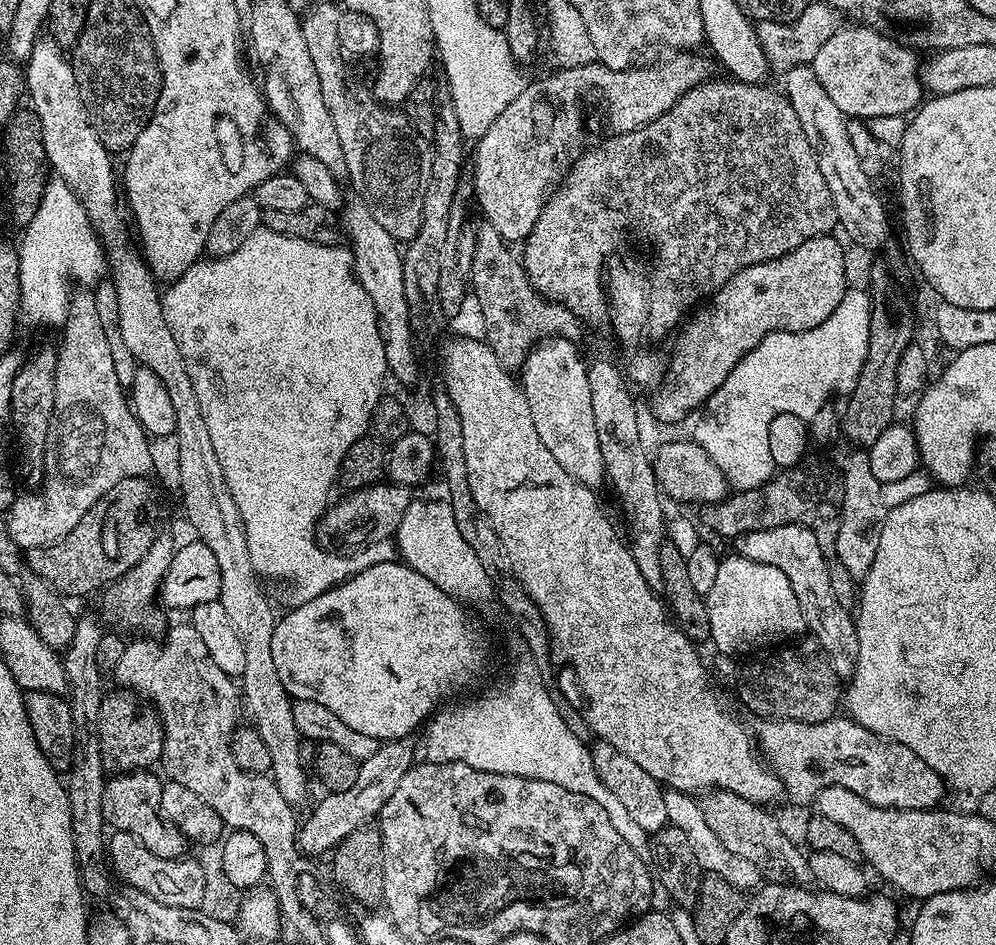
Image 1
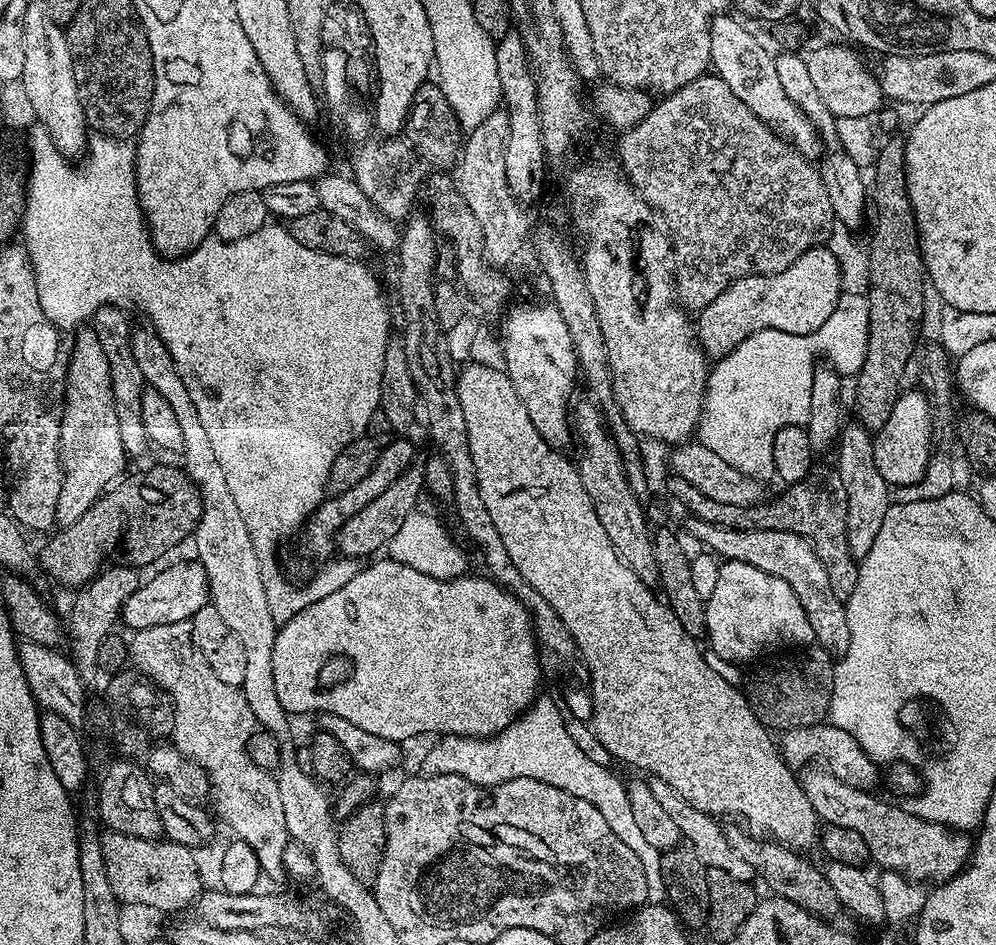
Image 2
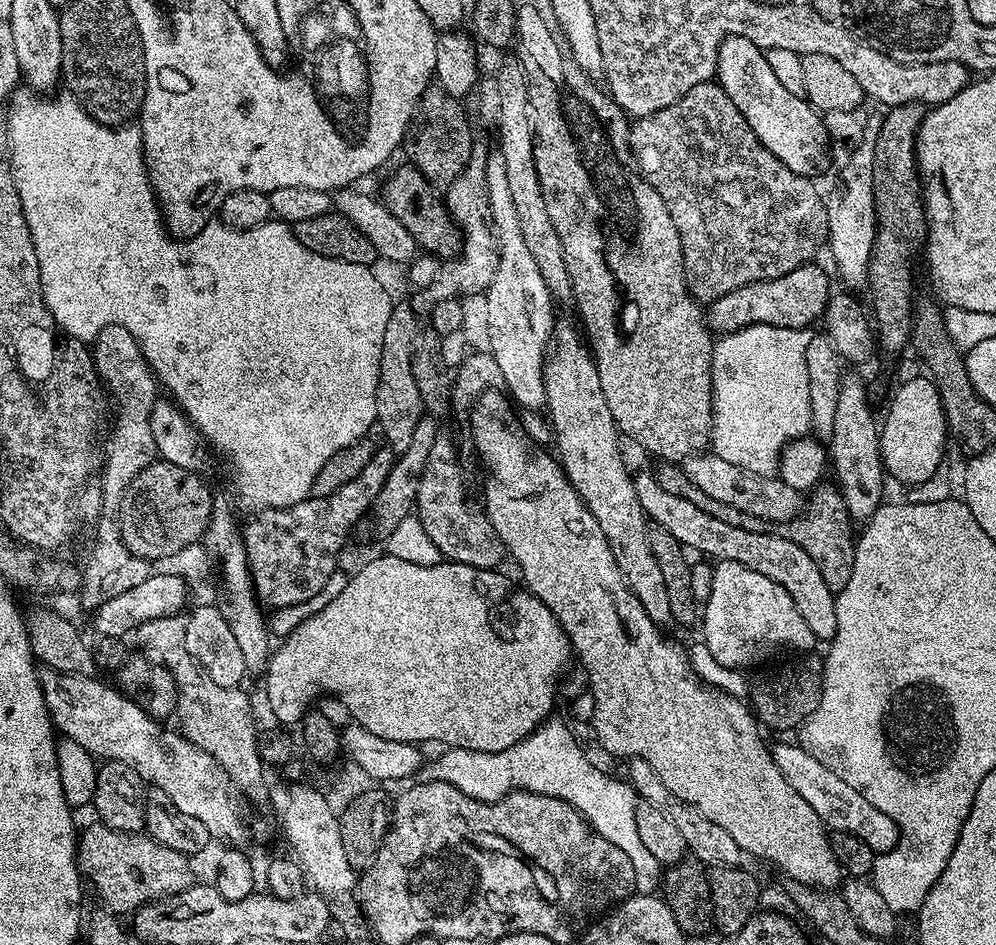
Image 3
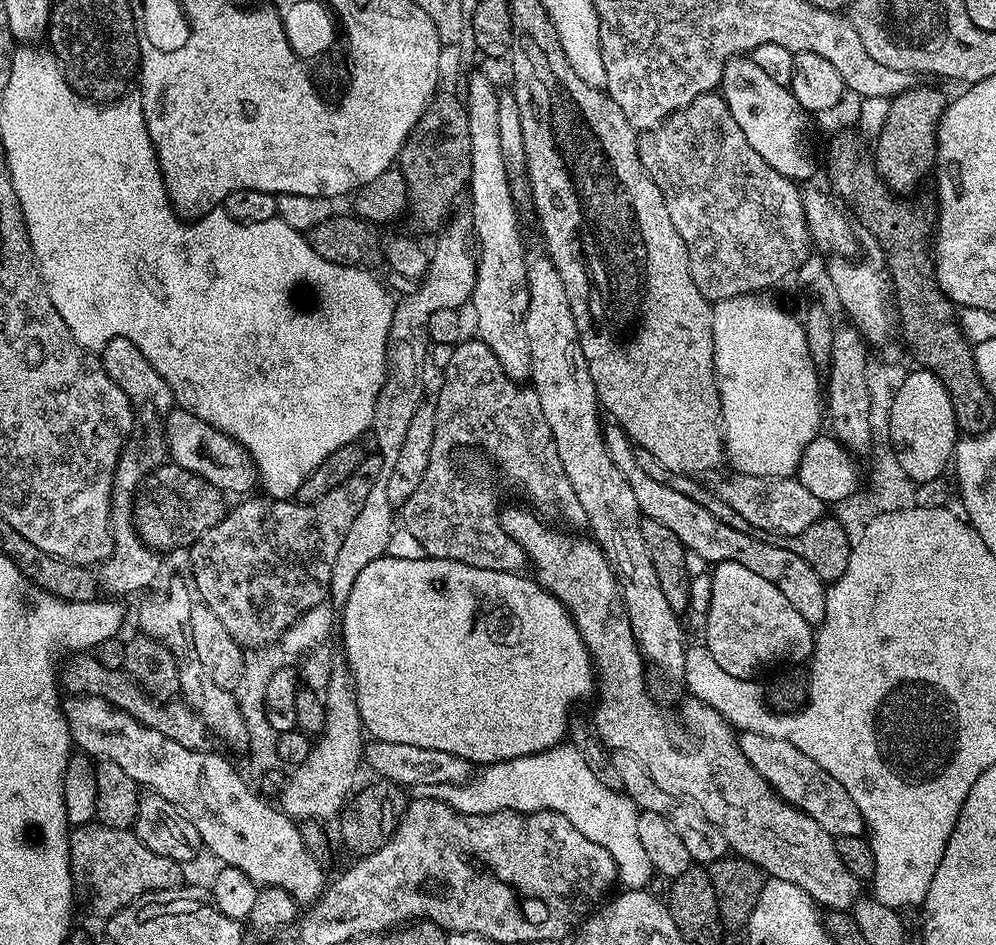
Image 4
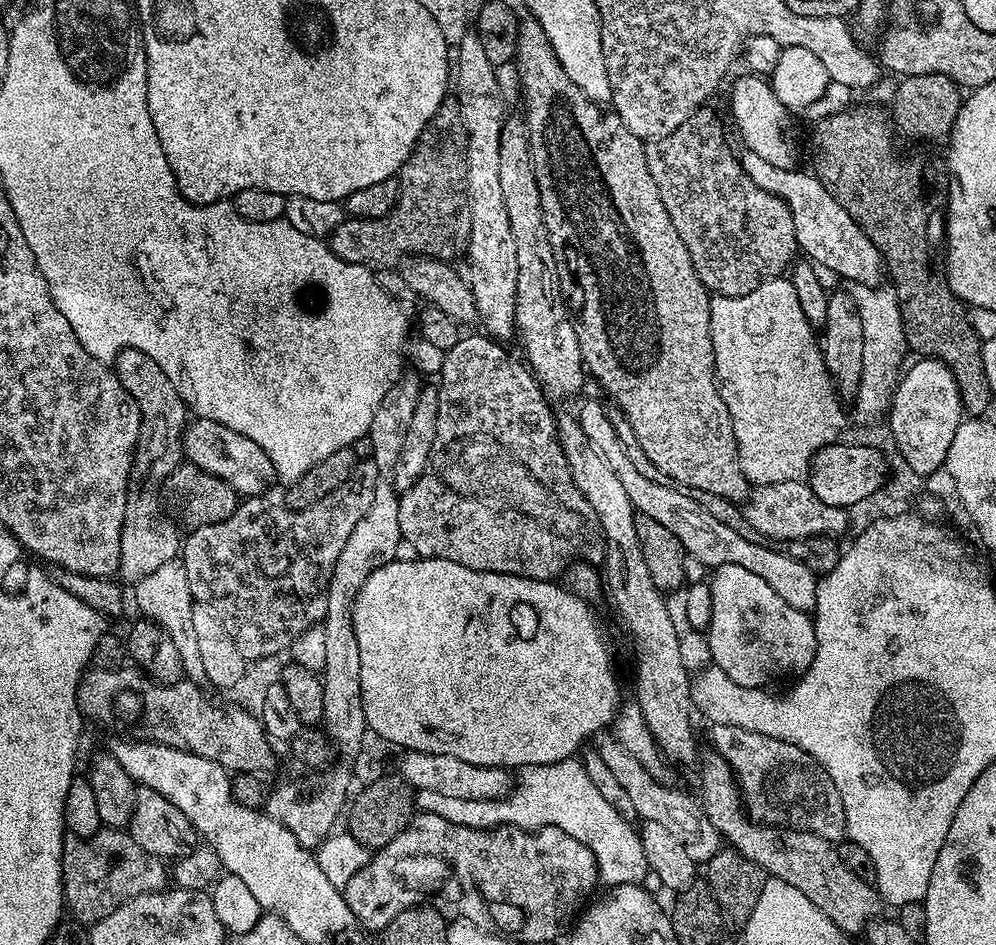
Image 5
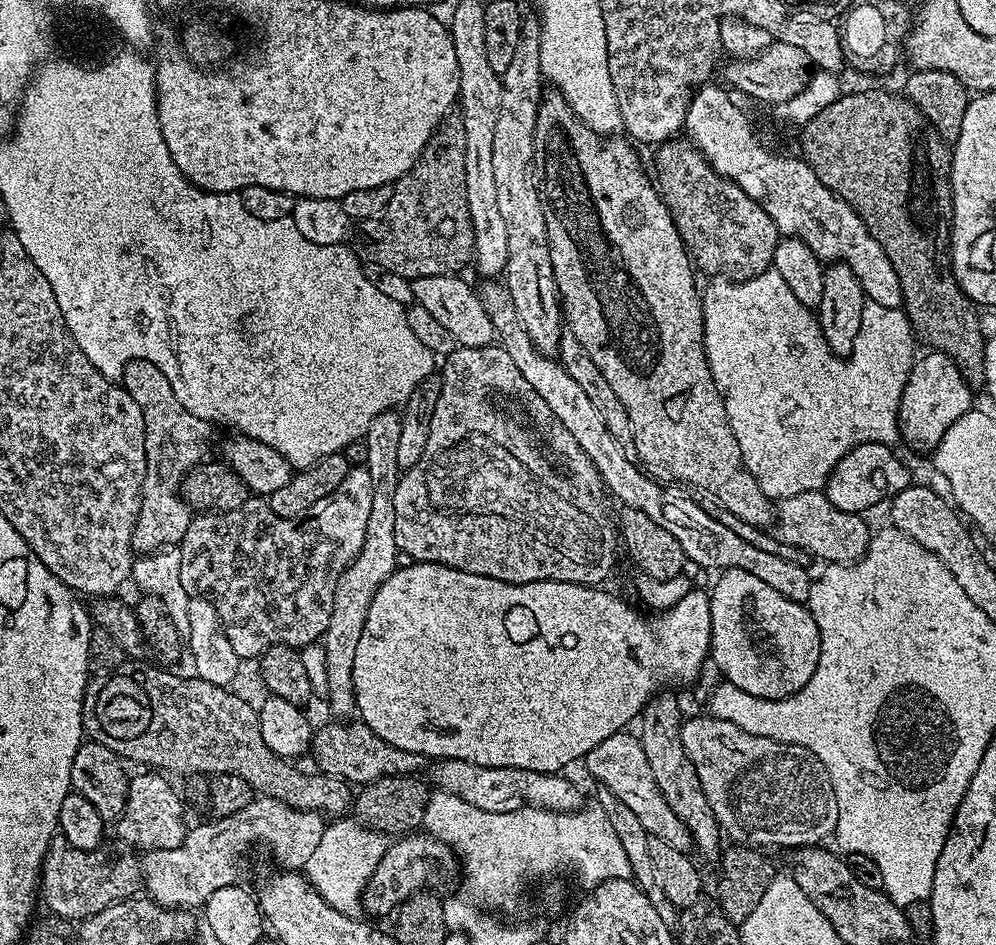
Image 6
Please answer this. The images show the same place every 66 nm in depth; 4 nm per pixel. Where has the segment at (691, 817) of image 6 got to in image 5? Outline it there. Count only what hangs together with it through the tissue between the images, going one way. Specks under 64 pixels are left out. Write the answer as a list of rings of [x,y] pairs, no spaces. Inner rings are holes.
[[[561,419],[558,427],[560,445],[566,454],[570,474],[578,490],[582,490],[582,498],[590,502],[590,510],[594,510],[600,528],[604,531],[606,555],[602,568],[606,573],[606,592],[612,595],[612,604],[621,622],[628,627],[632,644],[636,647],[634,702],[642,710],[642,718],[656,739],[664,760],[672,764],[692,764],[696,760],[696,736],[692,733],[692,680],[690,672],[688,676],[684,669],[684,652],[680,649],[681,633],[670,618],[665,595],[656,589],[654,581],[650,579],[646,558],[642,558],[642,546],[638,546],[638,534],[634,531],[637,511],[632,507],[630,497],[626,495],[614,470],[610,470],[594,446],[590,446],[579,419]]]

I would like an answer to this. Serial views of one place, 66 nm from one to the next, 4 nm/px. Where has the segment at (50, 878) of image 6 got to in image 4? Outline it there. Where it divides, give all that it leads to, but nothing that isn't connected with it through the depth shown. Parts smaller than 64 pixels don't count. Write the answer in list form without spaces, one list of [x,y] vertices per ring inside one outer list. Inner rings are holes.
[[[99,822],[81,824],[70,832],[70,862],[72,863],[72,883],[75,891],[84,895],[84,900],[101,918],[114,915],[130,902],[148,892],[161,892],[167,888],[177,887],[181,883],[181,865],[170,858],[162,858],[162,854],[154,854],[150,846],[140,841],[135,831],[127,828],[115,828]]]

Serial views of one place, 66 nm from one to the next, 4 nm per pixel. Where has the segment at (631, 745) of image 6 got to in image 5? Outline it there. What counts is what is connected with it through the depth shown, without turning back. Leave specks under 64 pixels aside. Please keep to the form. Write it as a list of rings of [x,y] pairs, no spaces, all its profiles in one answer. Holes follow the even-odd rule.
[[[609,742],[602,745],[598,748],[598,755],[602,758],[602,762],[606,762],[606,767],[614,774],[622,790],[626,790],[636,815],[641,821],[649,820],[666,826],[666,830],[670,830],[670,834],[678,838],[678,842],[682,842],[686,854],[690,854],[690,858],[697,862],[707,862],[720,851],[722,837],[719,830],[708,821],[701,807],[695,801],[693,803],[690,797],[667,788],[667,783],[652,777],[646,767],[618,743]]]

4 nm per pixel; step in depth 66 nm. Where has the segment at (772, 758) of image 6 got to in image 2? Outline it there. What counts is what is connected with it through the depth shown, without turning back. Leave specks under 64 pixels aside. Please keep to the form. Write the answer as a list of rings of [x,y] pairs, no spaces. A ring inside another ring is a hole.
[[[831,771],[812,772],[803,777],[802,783],[810,806],[814,806],[817,817],[824,824],[846,826],[855,830],[866,842],[869,857],[877,860],[881,869],[898,872],[901,876],[917,882],[943,882],[952,880],[966,867],[974,847],[963,831],[947,828],[945,824],[935,824],[918,818],[910,810],[904,812],[872,796],[871,791],[855,788],[837,780]]]

